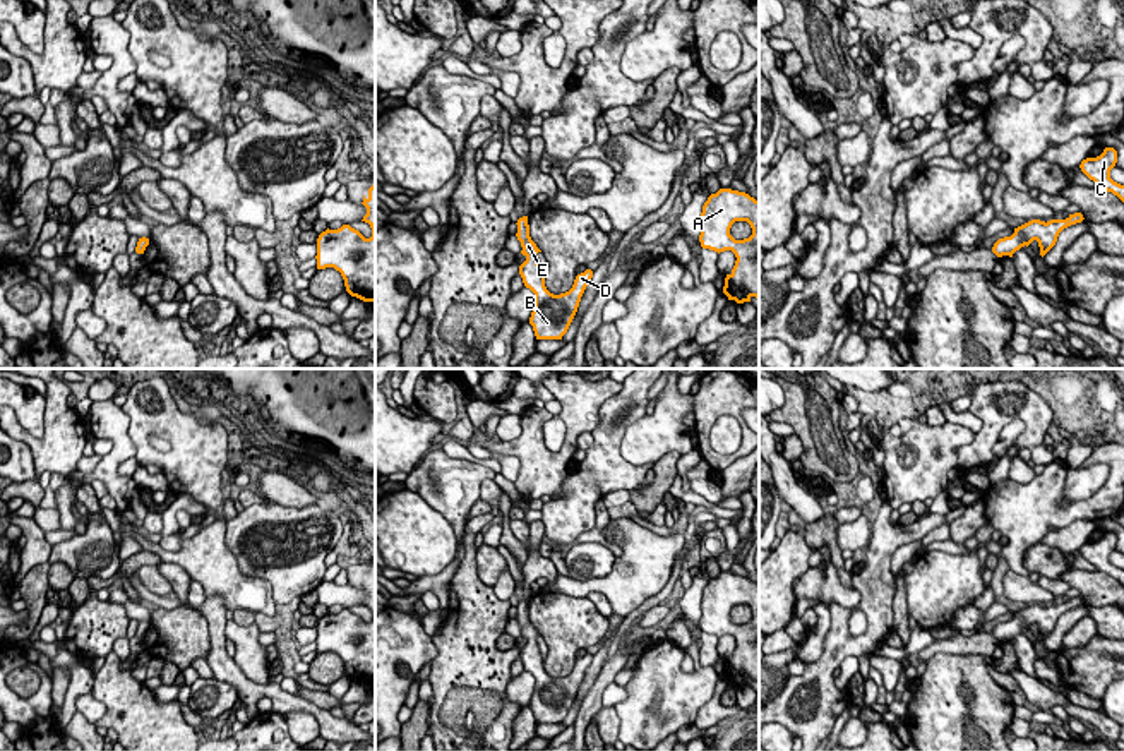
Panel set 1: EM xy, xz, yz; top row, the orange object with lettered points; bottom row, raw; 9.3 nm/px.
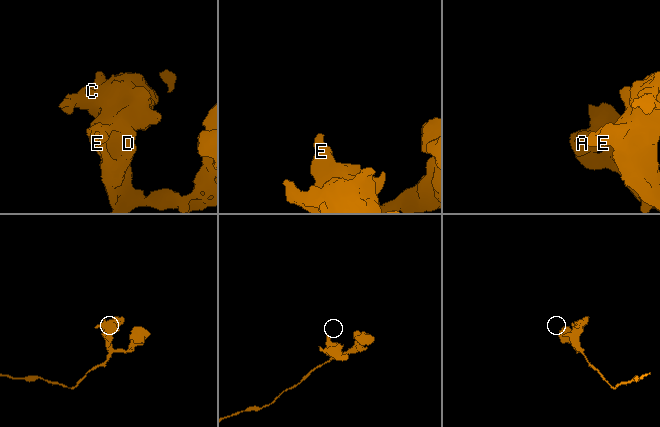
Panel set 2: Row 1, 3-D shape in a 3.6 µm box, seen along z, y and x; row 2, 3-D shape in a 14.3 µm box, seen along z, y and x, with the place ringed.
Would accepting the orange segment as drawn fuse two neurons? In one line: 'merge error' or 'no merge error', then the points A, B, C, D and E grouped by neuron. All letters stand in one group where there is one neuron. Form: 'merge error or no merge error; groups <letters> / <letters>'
no merge error; groups A B C D E

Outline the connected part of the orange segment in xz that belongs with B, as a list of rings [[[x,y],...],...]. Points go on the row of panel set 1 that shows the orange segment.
[[[528,216],[517,219],[517,240],[521,254],[526,261],[519,266],[519,274],[526,288],[535,293],[535,307],[529,317],[536,339],[562,339],[567,333],[581,297],[593,278],[593,271],[586,269],[577,274],[569,291],[553,295],[545,286],[545,276],[538,264],[536,254],[541,252],[529,237]]]

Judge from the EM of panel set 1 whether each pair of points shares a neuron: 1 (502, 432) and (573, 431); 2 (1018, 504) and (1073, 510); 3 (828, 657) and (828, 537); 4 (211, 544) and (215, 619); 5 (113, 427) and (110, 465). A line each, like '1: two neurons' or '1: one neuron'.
1: two neurons
2: one neuron
3: two neurons
4: two neurons
5: one neuron

